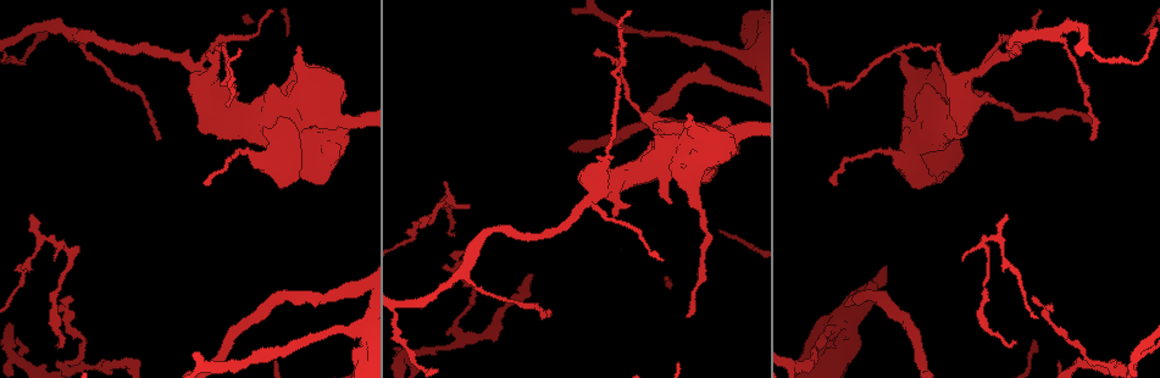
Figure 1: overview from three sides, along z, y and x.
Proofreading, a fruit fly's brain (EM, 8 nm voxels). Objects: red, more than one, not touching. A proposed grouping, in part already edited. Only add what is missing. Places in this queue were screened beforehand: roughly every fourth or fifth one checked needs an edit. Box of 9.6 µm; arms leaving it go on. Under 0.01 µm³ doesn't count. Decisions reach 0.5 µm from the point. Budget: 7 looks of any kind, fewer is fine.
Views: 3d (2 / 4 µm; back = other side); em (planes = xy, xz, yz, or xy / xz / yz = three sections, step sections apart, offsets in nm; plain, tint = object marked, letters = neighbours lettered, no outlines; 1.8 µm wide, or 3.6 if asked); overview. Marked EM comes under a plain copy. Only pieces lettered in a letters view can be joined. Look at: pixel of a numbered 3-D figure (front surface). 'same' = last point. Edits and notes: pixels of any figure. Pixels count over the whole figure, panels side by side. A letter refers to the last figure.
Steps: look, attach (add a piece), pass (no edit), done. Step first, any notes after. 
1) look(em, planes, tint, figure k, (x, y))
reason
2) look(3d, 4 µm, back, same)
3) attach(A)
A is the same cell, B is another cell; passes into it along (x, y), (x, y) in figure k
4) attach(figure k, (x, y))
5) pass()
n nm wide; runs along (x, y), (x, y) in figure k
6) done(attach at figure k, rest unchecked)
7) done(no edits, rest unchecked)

look(em, yz, step 8, letters, figure 1, (240, 49))
tapers out

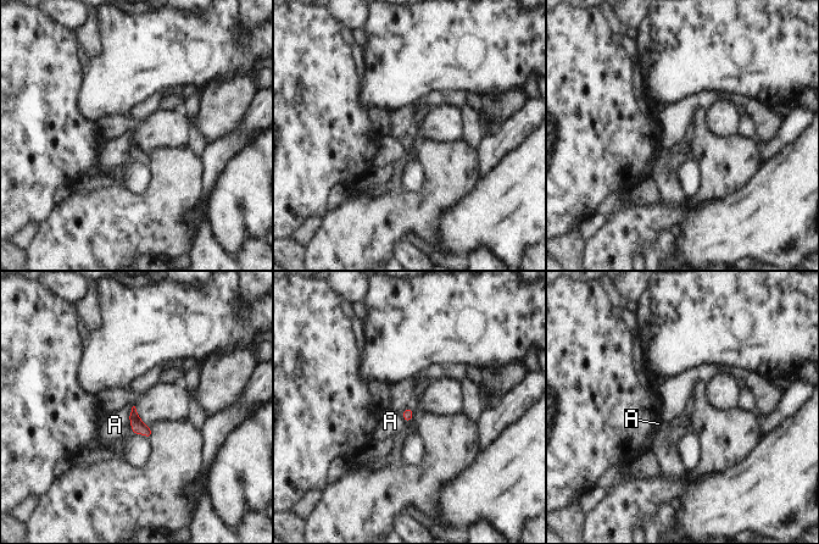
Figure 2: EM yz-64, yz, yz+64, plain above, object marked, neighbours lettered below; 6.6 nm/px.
pass()
A is another cell; border along (132, 408), (129, 414), (131, 431) in figure 2; none of them fits

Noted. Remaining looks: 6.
look(em, planes, letters, figure 1, (419, 227))
branch stops here

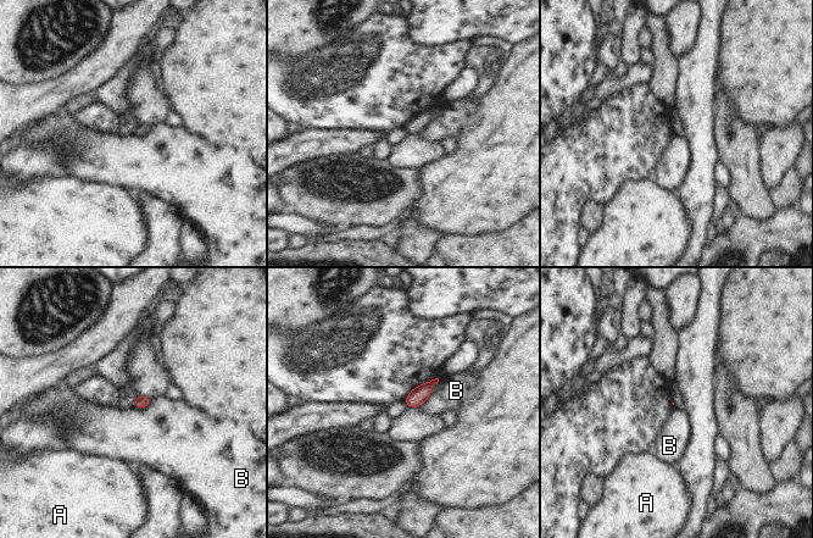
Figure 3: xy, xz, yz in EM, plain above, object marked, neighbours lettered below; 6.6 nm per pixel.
pass()
A and B are other cells; border along (152, 399), (144, 408), (133, 406) in figure 3; none of them fits

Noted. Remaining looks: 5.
look(3d, 4 µm, figure 1, (453, 235))
free end

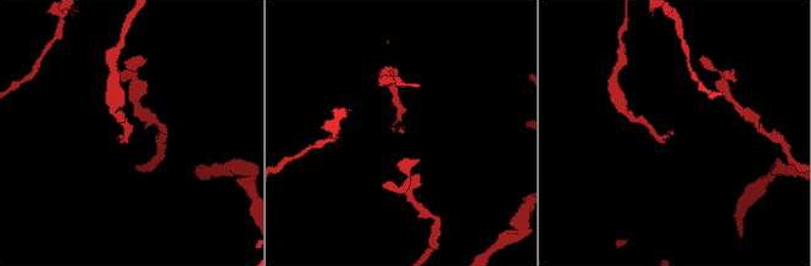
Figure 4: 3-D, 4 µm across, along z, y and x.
look(em, planes, letters, figure 4, (402, 132))
shape alone is not enough

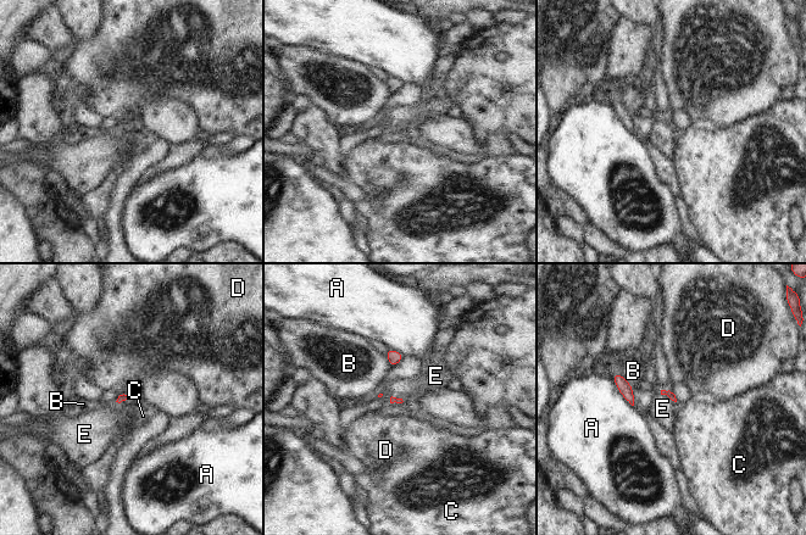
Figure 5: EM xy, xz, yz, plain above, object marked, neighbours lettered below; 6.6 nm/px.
attach(E)
E is the same cell, A, B, C and D are other cells; passes into it along (671, 395), (667, 395), (662, 408) in figure 5; it goes on there

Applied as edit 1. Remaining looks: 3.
done(attach at figure 5, rest unchecked)

